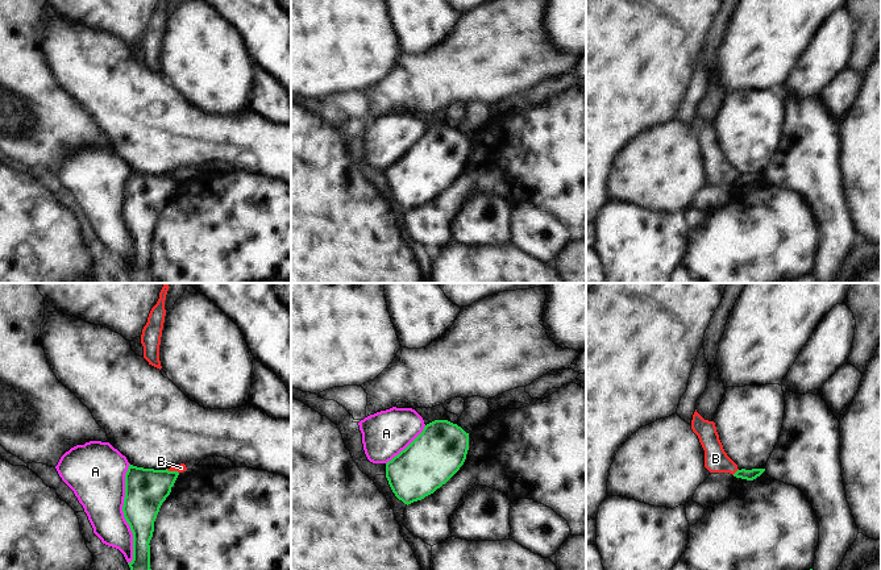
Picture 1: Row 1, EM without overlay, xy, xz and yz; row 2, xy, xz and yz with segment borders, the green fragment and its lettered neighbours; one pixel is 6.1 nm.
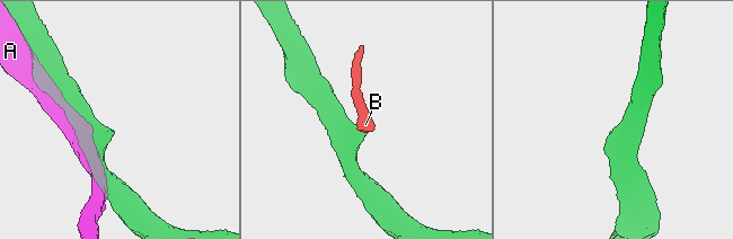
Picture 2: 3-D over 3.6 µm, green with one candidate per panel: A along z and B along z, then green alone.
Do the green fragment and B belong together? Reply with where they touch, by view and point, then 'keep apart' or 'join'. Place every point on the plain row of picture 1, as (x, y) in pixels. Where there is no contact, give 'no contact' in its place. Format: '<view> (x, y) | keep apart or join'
xy (173, 177) | keep apart

